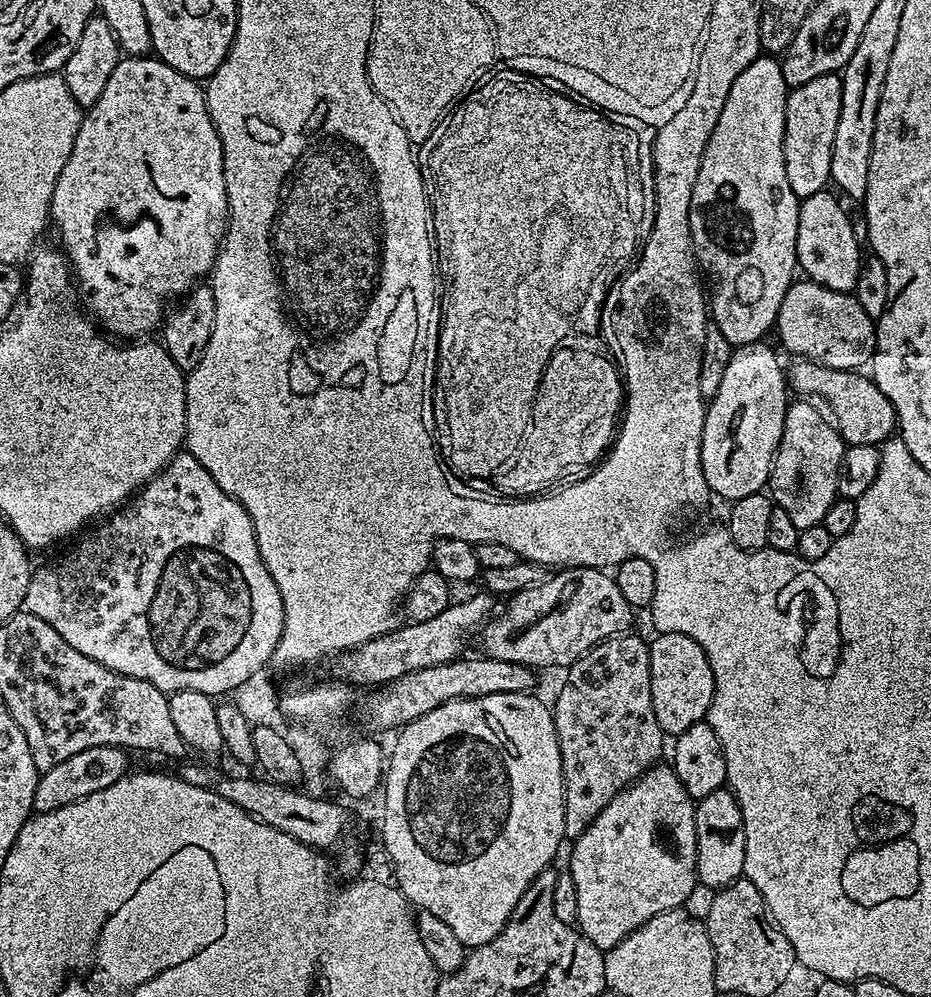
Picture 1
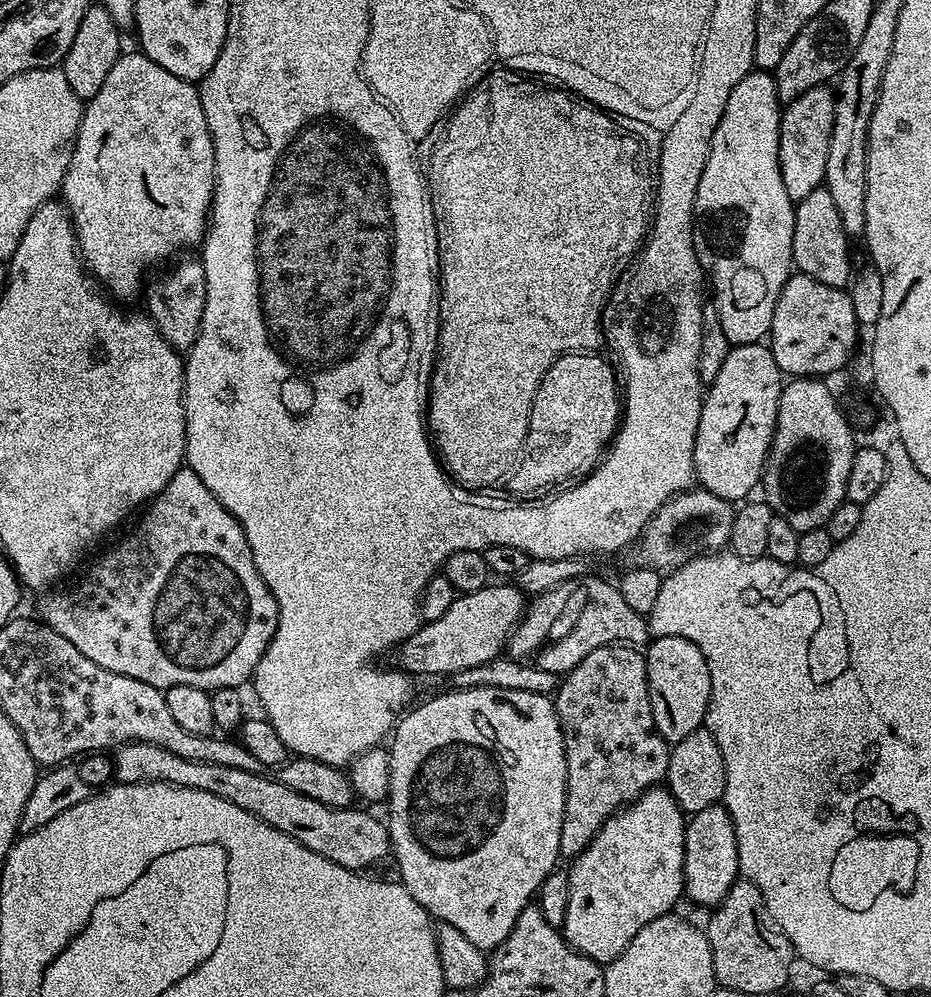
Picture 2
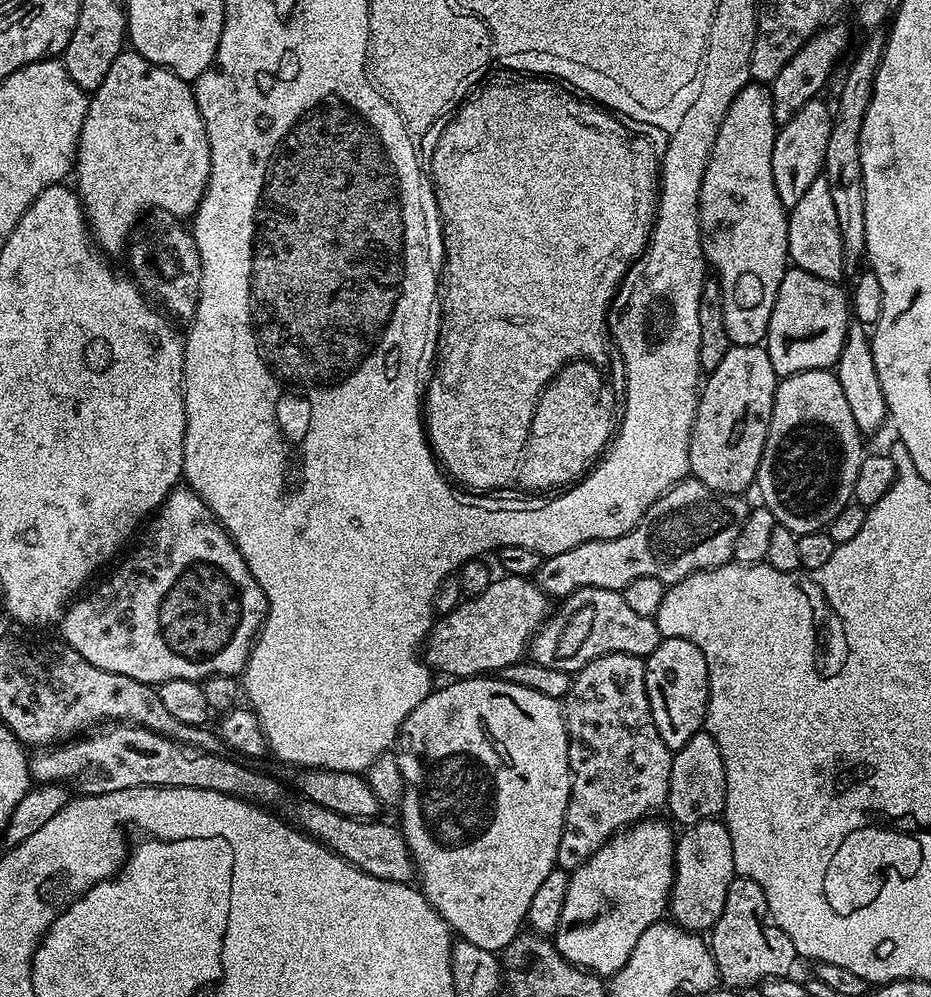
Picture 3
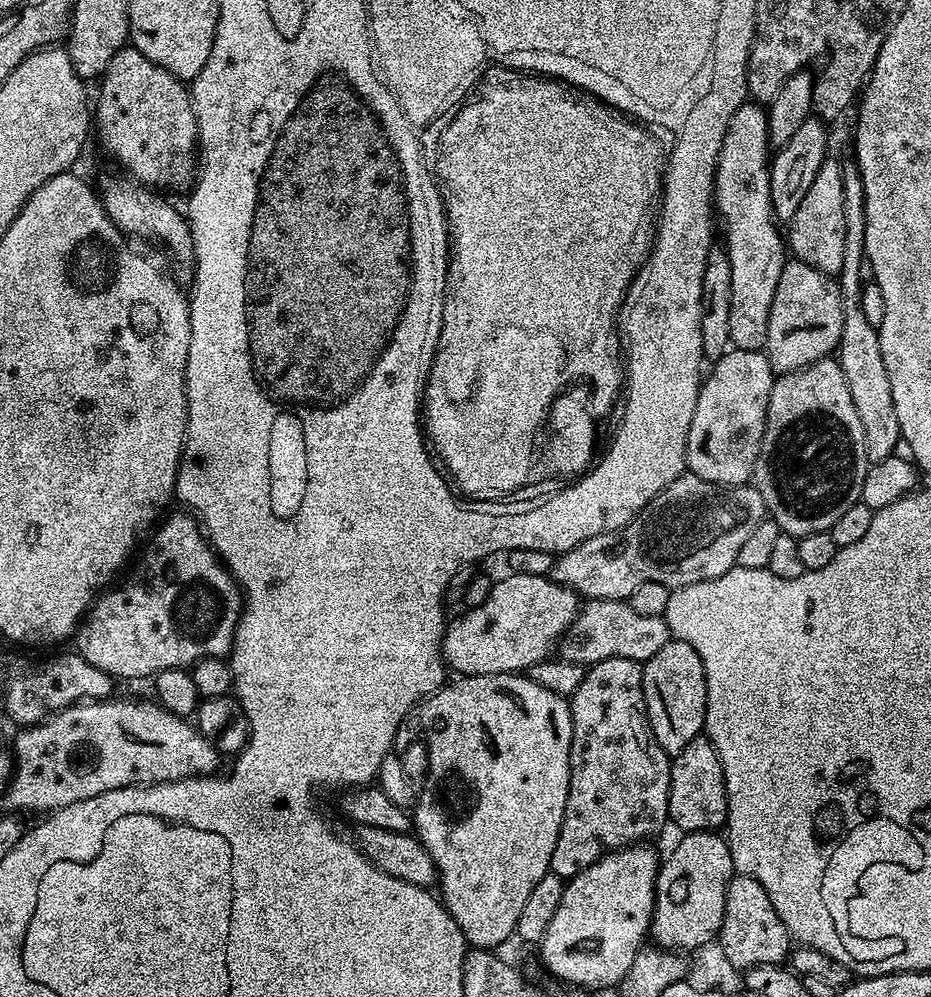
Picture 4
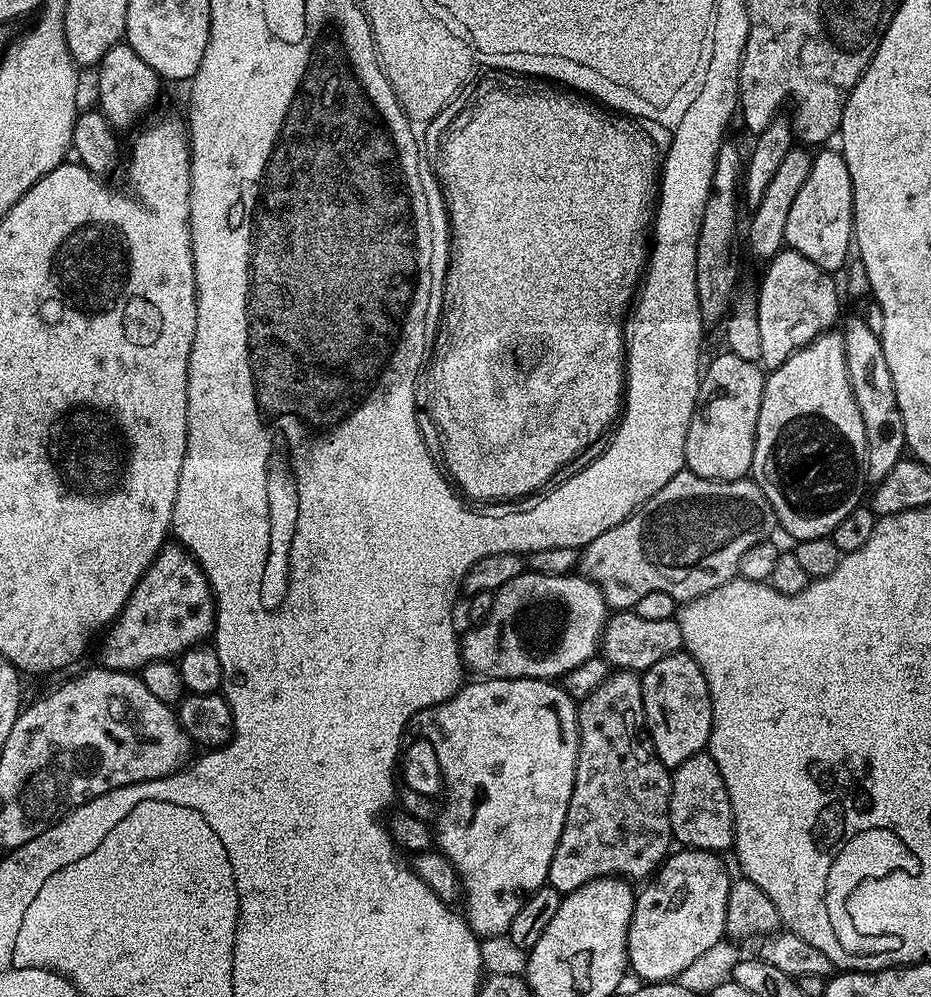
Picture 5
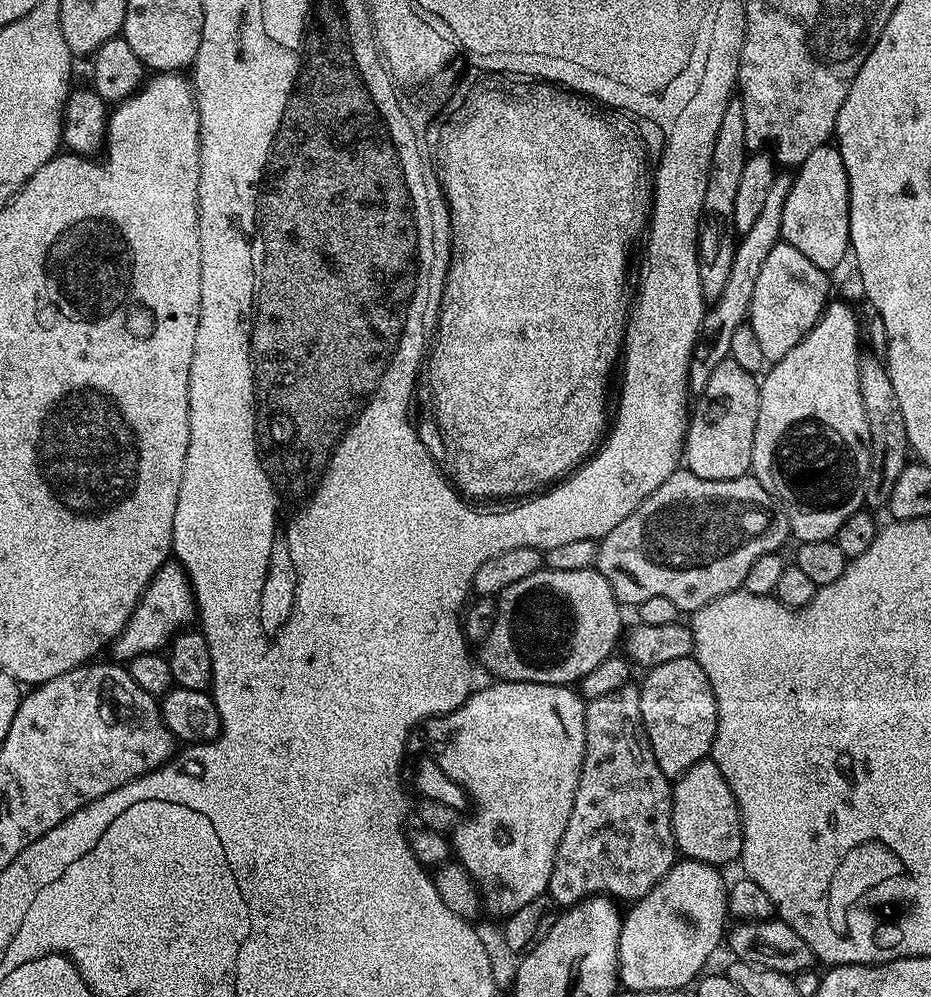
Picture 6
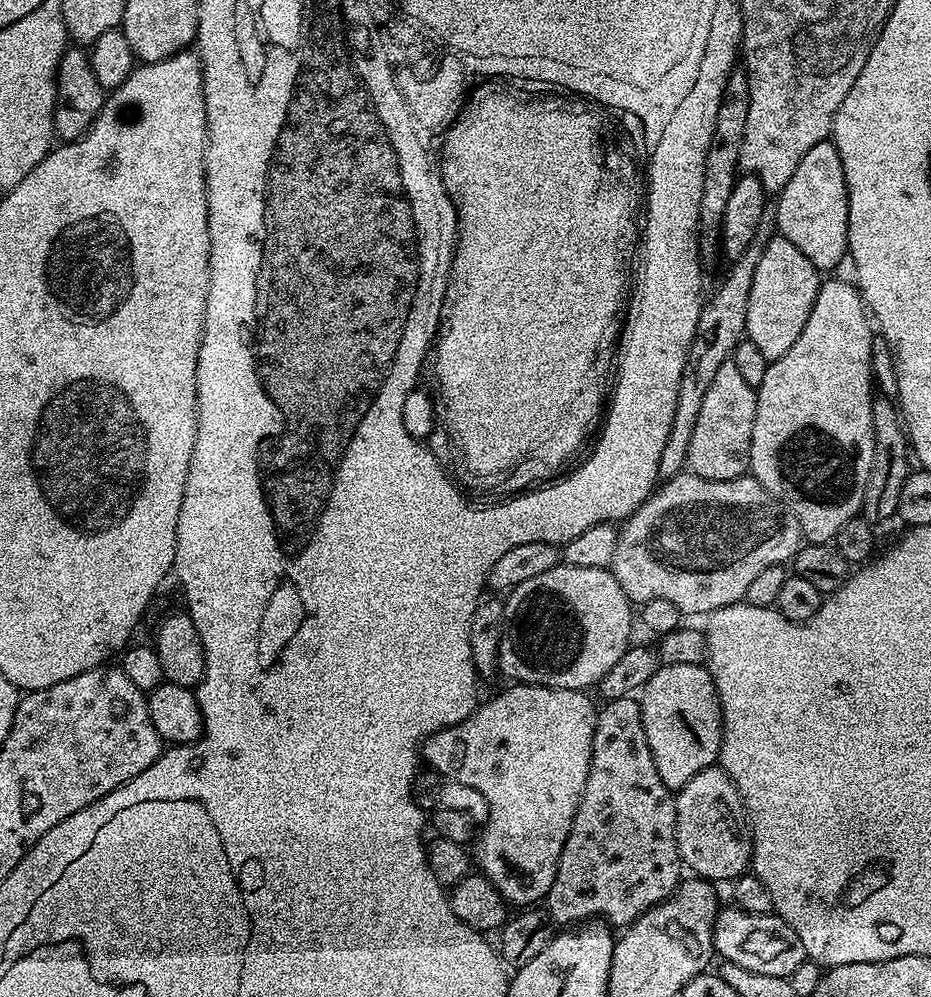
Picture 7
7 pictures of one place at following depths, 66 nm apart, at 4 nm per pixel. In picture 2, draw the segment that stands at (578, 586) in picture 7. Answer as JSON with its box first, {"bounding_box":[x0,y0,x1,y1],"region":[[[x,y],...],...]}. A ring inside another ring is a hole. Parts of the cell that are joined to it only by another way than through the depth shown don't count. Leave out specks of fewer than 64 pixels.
{"bounding_box":[399,582,526,677],"region":[[[492,582],[477,592],[466,592],[455,597],[453,604],[436,621],[427,621],[417,627],[416,632],[399,645],[399,667],[413,677],[444,676],[451,677],[454,672],[470,670],[482,666],[482,662],[495,660],[505,651],[513,632],[516,631],[526,611],[526,596],[512,582]]]}

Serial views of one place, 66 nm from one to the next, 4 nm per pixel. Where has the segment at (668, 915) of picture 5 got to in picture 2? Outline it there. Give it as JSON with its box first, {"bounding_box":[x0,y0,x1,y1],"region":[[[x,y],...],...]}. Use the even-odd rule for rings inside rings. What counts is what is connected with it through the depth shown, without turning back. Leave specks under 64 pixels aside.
{"bounding_box":[684,803,740,906],"region":[[[723,803],[691,813],[684,830],[684,891],[696,904],[715,906],[740,876],[738,838],[734,822]]]}

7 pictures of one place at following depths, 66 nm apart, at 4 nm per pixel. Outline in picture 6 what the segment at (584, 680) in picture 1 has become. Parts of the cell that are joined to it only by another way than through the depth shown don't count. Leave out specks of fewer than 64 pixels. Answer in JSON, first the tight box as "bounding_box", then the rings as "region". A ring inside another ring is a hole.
{"bounding_box":[547,682,678,906],"region":[[[627,682],[620,688],[603,696],[587,701],[584,706],[584,761],[576,787],[574,806],[570,810],[570,822],[566,822],[566,830],[562,834],[562,842],[558,842],[558,850],[554,854],[554,870],[550,870],[550,882],[547,895],[556,899],[557,905],[571,906],[580,903],[581,900],[595,894],[609,894],[611,897],[632,896],[639,898],[644,896],[664,877],[676,863],[678,849],[676,839],[672,833],[672,784],[669,777],[662,774],[658,762],[654,758],[654,750],[648,741],[648,735],[642,722],[642,710],[640,709],[640,690],[635,683]]]}

